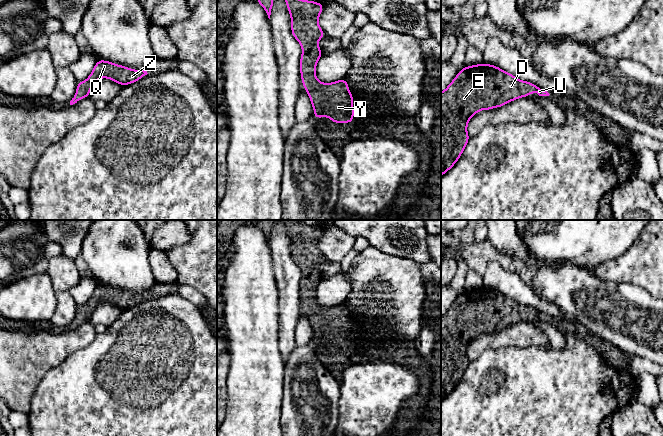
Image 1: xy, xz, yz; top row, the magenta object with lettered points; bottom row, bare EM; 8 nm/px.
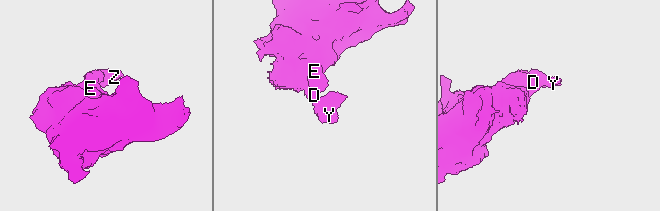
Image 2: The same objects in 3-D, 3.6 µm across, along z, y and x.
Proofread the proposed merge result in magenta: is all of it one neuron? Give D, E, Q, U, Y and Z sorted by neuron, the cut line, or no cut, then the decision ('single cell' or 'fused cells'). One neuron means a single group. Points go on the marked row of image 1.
groups D E Q U Y Z; cut none; single cell

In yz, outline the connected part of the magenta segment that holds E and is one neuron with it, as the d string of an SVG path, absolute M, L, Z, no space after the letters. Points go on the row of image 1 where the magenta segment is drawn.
M483 62L461 69L441 92L441 177L462 155L470 139L467 125L472 116L481 110L503 107L533 92L550 95L495 65Z

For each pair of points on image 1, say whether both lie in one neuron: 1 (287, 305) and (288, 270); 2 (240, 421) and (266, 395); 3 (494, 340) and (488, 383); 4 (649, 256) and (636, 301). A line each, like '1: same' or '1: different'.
1: same
2: same
3: different
4: different

